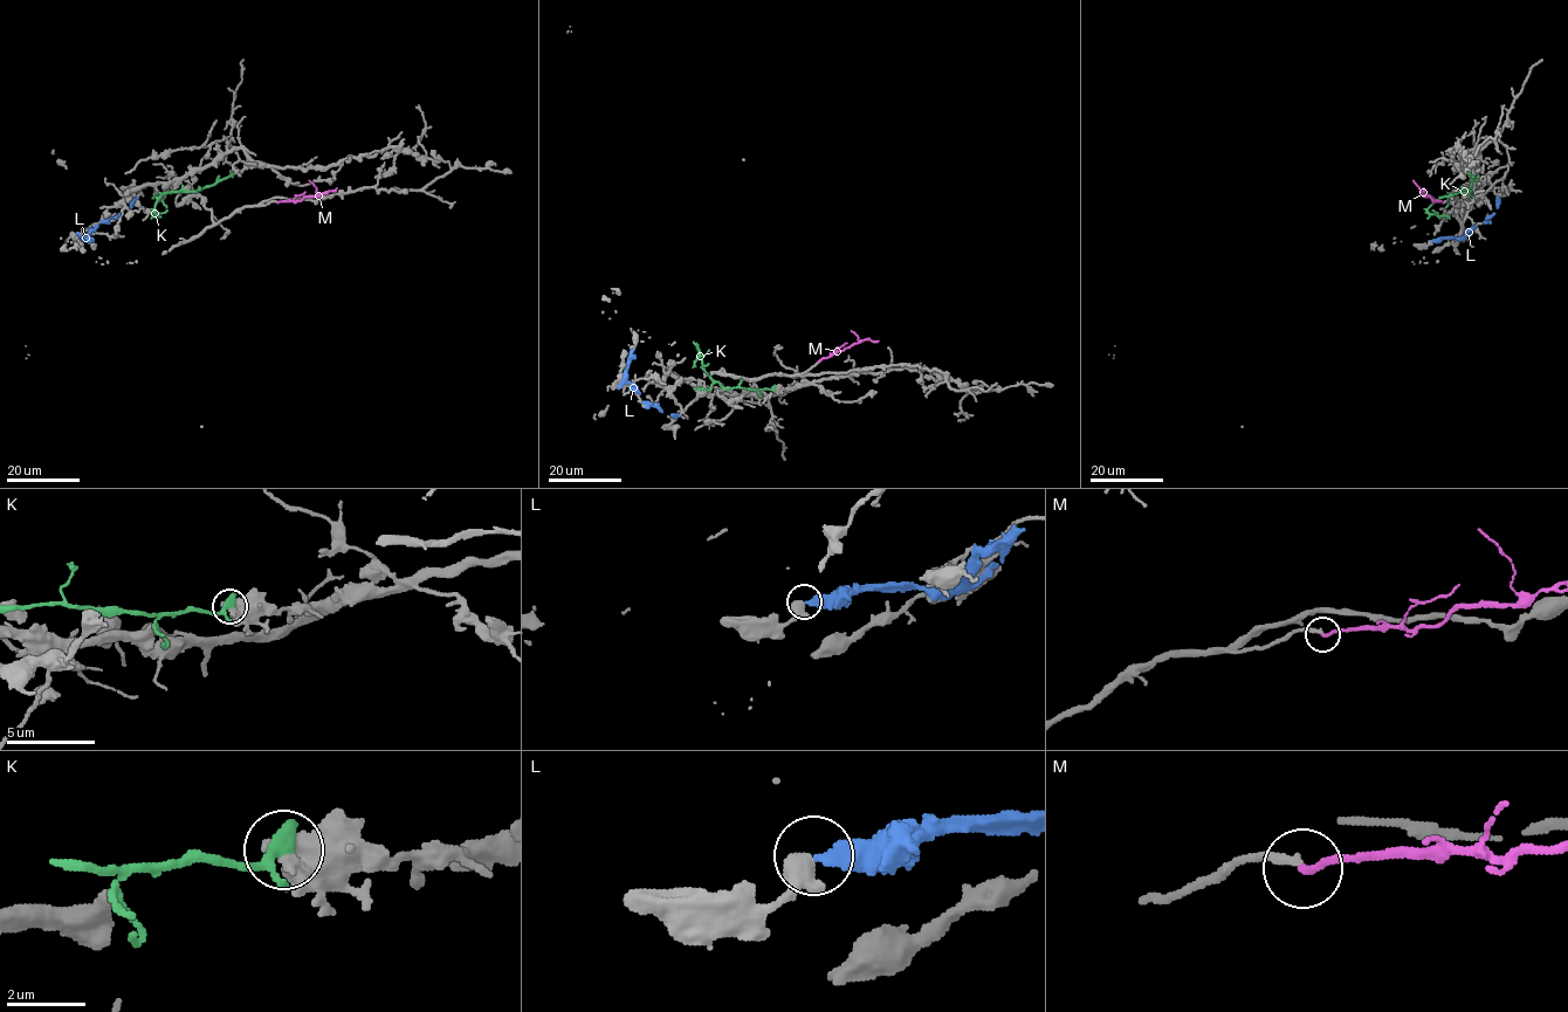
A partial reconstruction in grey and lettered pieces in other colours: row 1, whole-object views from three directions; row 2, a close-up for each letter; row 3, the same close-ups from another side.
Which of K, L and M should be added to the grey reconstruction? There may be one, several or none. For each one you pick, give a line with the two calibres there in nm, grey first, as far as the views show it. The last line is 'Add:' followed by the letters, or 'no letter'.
M: Thickness 220 nm (grey) against 190 nm
Add: M

